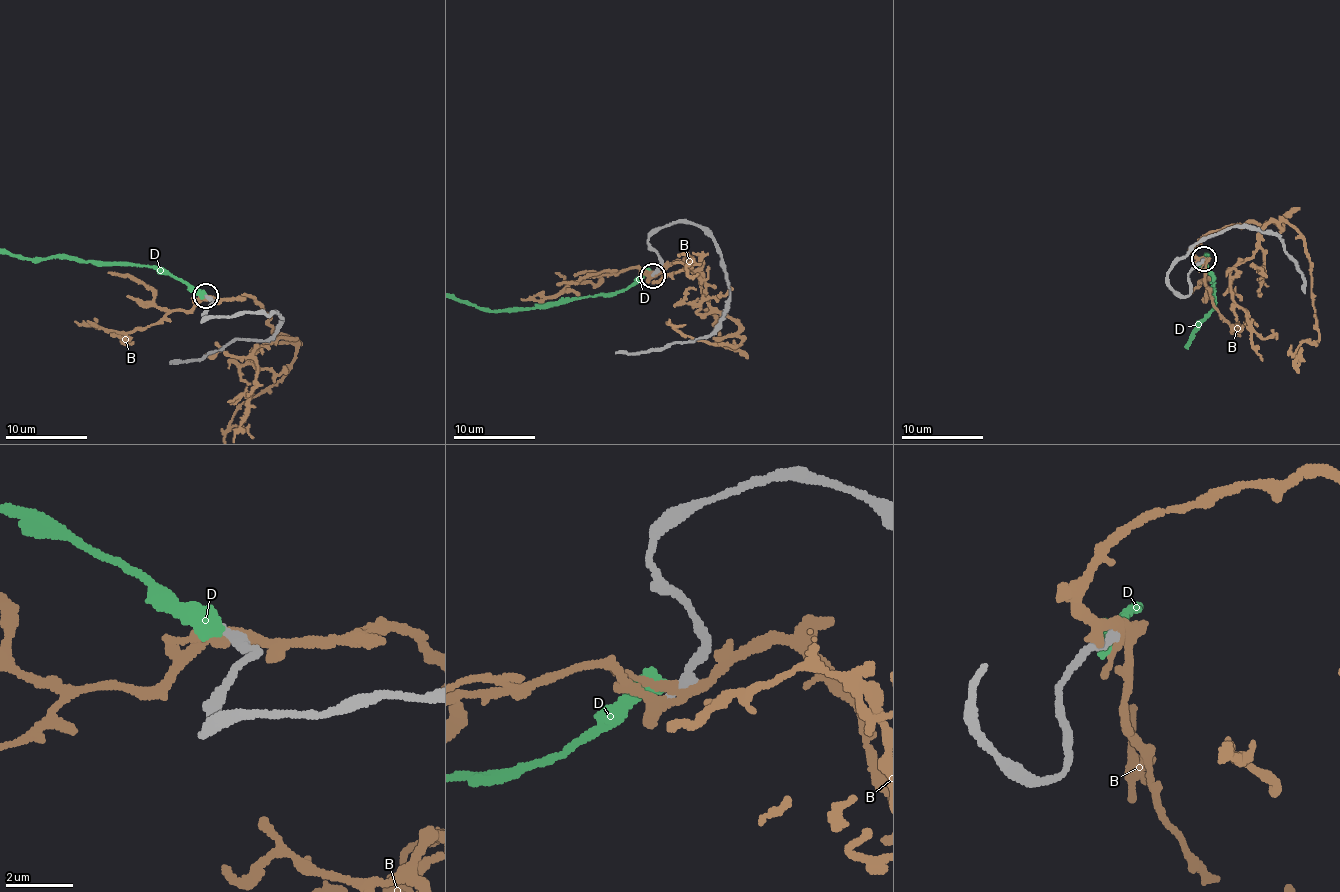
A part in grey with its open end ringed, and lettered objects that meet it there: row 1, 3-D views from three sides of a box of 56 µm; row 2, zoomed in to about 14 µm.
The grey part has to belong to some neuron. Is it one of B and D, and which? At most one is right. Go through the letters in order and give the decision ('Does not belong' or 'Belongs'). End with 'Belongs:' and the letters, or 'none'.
B: Does not belong
D: Does not belong
Belongs: none

